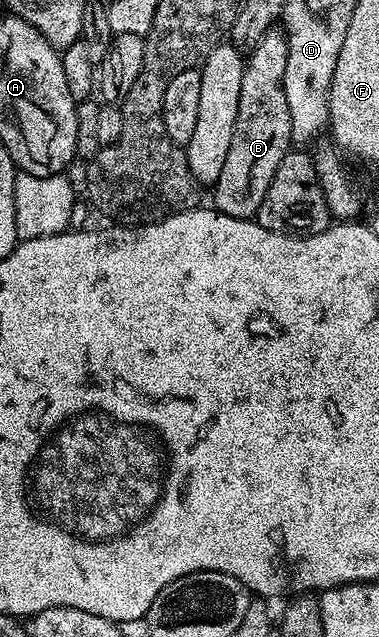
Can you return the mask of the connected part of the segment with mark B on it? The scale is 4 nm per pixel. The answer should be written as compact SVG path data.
M272 28L265 32L265 36L261 36L259 43L250 50L246 55L243 63L243 75L241 76L241 101L237 104L237 124L233 128L233 144L229 144L229 153L225 159L225 165L221 167L221 176L216 180L213 187L215 193L214 209L225 216L233 216L234 218L249 218L254 219L258 215L261 208L261 200L265 200L265 192L269 192L269 184L273 180L273 176L277 172L277 168L281 164L281 160L292 149L291 141L291 117L289 116L289 100L285 100L285 88L283 81L285 80L285 60L289 60L289 48L287 47L287 35L282 29Z

